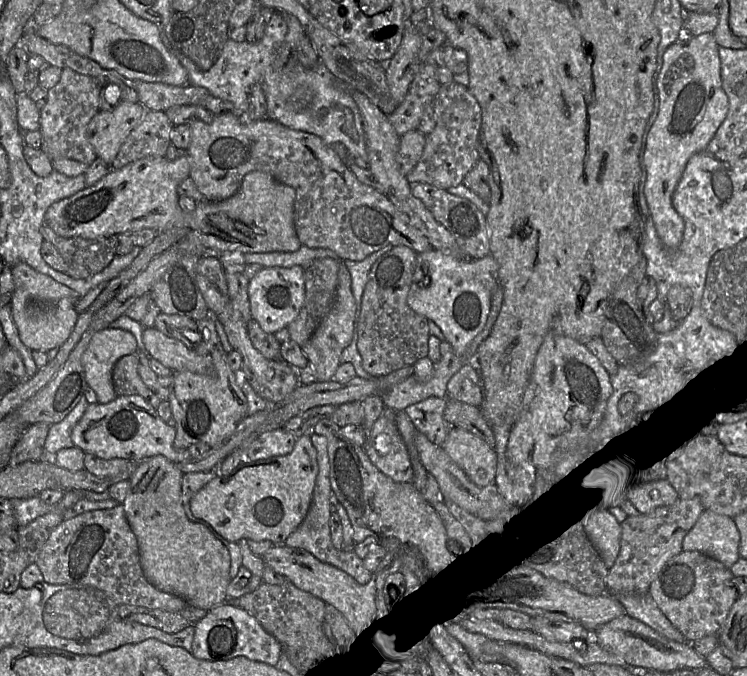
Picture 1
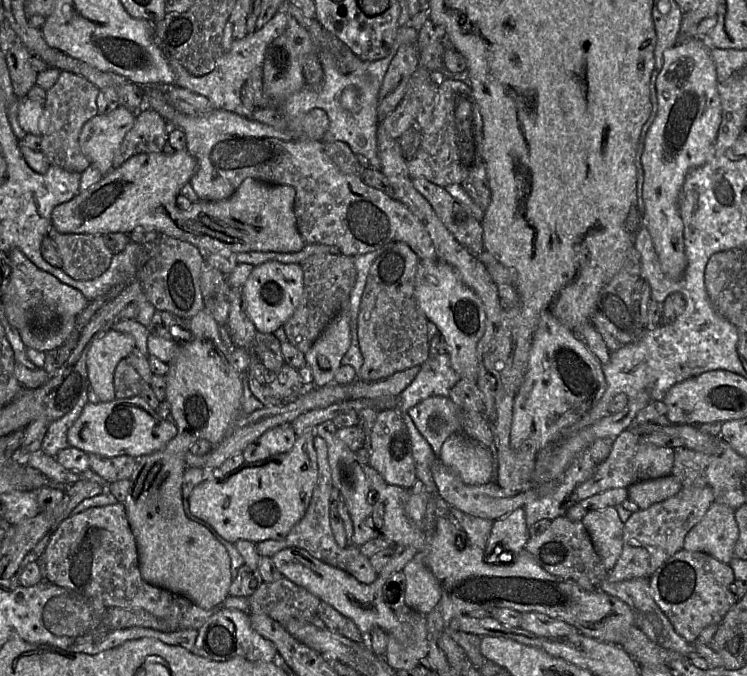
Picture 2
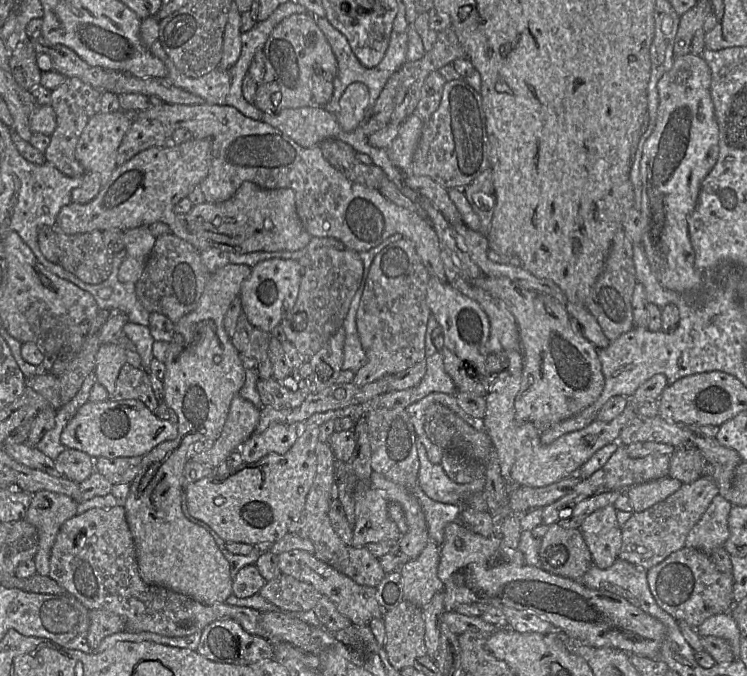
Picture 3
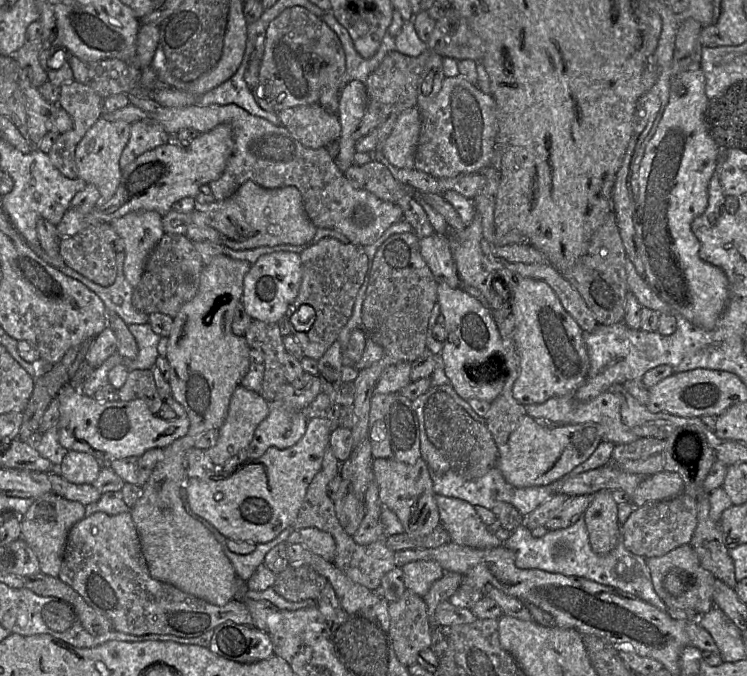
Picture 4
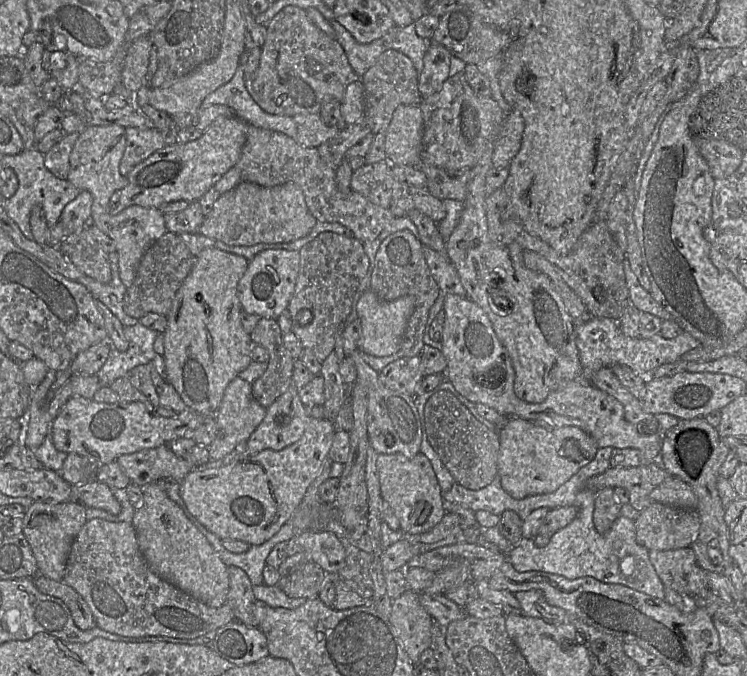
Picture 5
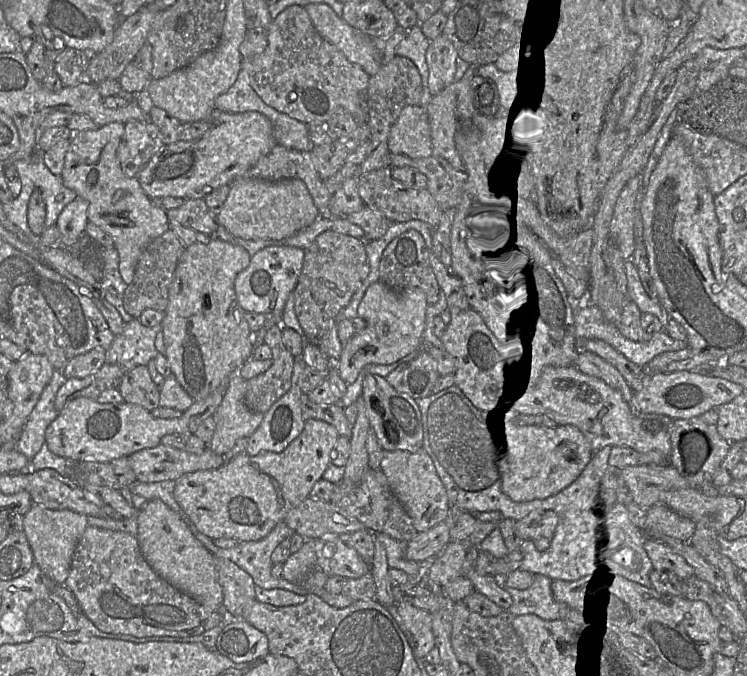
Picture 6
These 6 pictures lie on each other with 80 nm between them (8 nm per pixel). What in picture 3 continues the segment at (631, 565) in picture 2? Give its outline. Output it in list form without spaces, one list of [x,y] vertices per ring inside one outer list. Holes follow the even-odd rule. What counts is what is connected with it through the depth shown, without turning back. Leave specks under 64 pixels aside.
[[[701,476],[685,484],[665,500],[641,512],[632,512],[621,527],[622,545],[618,558],[647,571],[666,559],[671,553],[685,547],[689,531],[700,520],[713,498],[719,493],[714,479]]]

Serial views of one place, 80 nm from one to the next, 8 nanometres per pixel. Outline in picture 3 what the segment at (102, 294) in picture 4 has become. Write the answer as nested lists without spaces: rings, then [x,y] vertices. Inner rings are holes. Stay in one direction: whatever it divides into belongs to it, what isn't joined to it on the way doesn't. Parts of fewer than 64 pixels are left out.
[[[118,271],[110,272],[109,277],[101,283],[98,291],[103,288],[111,288],[112,293],[108,299],[103,299],[98,295],[97,305],[103,310],[118,310],[125,313],[128,321],[143,326],[149,325],[148,312],[138,301],[135,291],[135,283],[122,283],[118,280]]]

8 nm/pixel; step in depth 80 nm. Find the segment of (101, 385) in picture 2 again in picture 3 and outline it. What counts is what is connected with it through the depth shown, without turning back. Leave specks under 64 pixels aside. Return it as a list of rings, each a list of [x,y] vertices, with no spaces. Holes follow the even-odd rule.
[[[118,342],[100,345],[96,354],[95,374],[97,383],[108,392],[110,399],[115,390],[116,380],[126,364],[124,348]]]

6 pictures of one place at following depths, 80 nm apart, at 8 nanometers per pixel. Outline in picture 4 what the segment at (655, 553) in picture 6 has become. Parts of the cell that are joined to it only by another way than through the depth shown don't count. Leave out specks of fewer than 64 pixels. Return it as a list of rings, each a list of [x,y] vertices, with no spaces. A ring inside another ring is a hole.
[[[687,544],[667,554],[646,559],[653,588],[668,608],[675,608],[699,617],[714,607],[713,592],[716,578],[704,569],[693,548]]]

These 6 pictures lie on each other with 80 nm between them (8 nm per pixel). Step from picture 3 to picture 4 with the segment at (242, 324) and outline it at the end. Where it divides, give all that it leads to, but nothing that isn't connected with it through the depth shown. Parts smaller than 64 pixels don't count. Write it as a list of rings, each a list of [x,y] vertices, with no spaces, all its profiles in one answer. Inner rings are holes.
[[[252,320],[243,336],[251,349],[257,349],[264,355],[265,370],[260,395],[270,403],[280,387],[288,383],[284,372],[287,351],[278,324]]]

